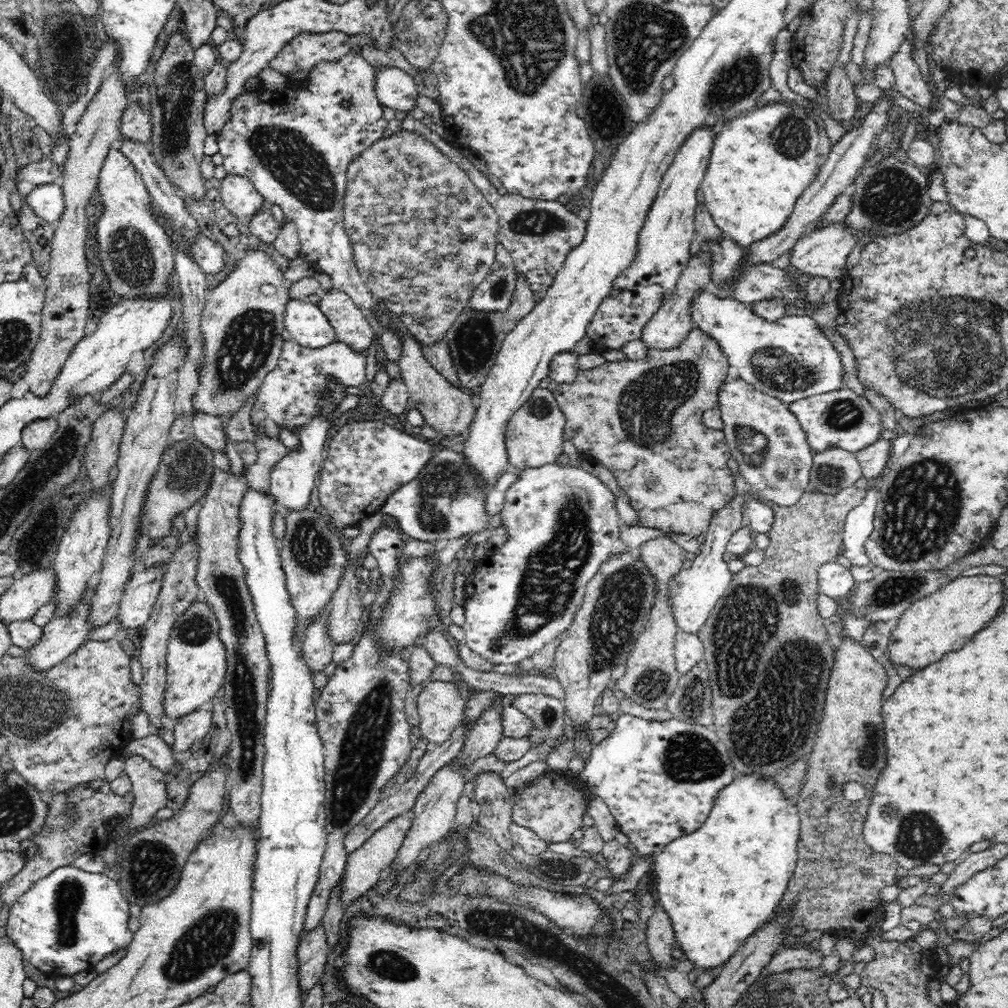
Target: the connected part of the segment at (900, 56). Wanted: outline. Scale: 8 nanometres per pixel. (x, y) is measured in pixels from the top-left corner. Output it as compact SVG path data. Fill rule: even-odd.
M908 49L896 52L891 60L888 60L888 64L895 76L895 88L904 97L925 109L930 109L935 104L935 96L929 84L924 82L918 64Z

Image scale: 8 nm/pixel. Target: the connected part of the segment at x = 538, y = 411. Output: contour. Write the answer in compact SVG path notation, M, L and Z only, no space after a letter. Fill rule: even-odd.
M536 388L528 402L516 410L508 422L505 442L510 464L521 471L526 467L539 467L546 463L554 463L563 452L565 422L566 417L560 410L554 393L547 388Z

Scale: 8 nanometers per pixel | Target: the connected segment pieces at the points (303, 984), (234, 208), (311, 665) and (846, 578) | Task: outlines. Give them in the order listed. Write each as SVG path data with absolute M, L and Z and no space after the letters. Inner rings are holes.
M322 924L308 931L305 937L301 937L298 950L298 962L300 963L300 989L302 994L312 988L321 978L328 958L328 939Z
M227 175L221 181L219 191L224 206L240 218L252 219L267 204L265 198L245 177Z
M326 614L317 617L312 626L308 626L306 637L299 645L311 674L322 672L332 661L334 643L328 638L326 619Z
M836 560L824 563L818 569L817 577L821 594L840 602L848 598L855 588L855 580L850 568L837 563Z

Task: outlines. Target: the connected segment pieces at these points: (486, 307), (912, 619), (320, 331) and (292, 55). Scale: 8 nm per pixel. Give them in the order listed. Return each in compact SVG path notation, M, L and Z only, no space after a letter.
M496 244L494 262L469 298L469 308L492 313L506 310L516 290L517 274L511 254L502 244Z
M959 576L946 582L940 590L920 601L912 603L909 608L893 623L887 653L893 664L907 665L917 671L940 660L947 653L961 650L960 646L971 640L975 634L994 621L1004 610L1002 584L996 576Z
M292 297L289 300L285 312L284 326L293 336L294 341L308 349L322 348L336 341L335 330L329 320L324 316L318 305L310 303L307 299Z
M324 31L323 33L298 33L290 42L287 42L281 51L273 57L270 66L287 77L294 71L310 70L316 63L337 61L342 55L355 51L354 38L345 32Z

